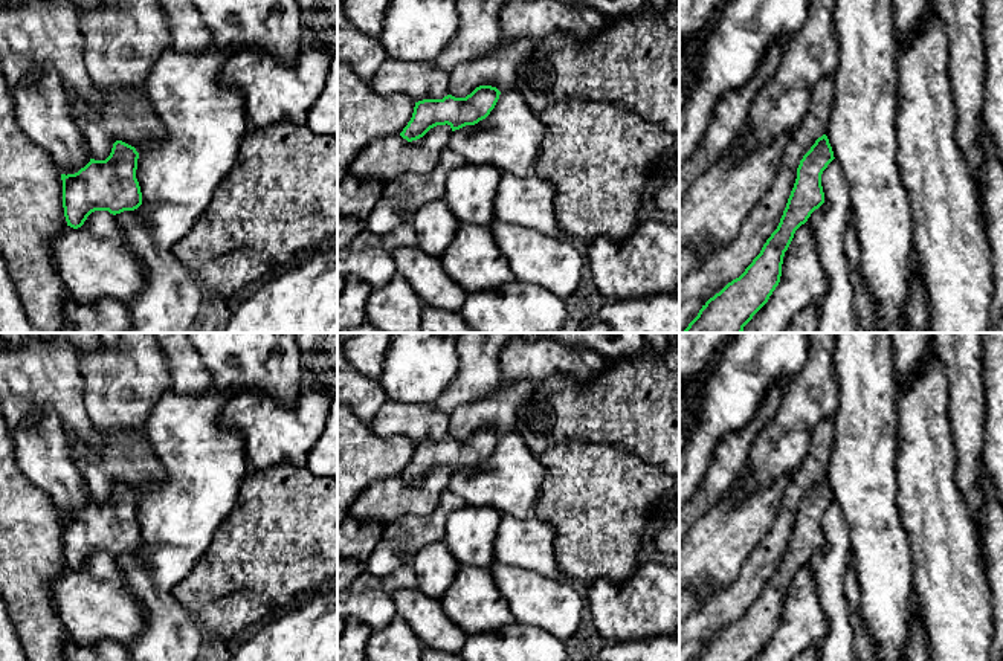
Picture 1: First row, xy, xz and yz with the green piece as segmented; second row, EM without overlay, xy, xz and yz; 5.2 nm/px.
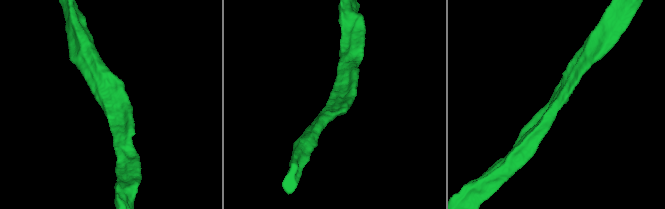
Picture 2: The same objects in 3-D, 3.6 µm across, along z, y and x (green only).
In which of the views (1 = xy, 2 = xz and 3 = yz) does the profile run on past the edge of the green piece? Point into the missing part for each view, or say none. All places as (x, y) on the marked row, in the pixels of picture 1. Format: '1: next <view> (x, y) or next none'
1: next none
2: next none
3: next none

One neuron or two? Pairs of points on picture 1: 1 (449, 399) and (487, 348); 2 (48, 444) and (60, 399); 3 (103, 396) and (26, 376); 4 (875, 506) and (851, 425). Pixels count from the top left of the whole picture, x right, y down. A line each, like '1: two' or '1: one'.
1: one
2: two
3: two
4: one

